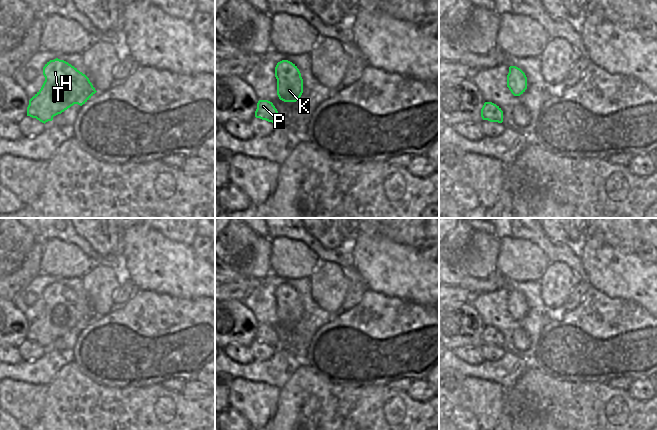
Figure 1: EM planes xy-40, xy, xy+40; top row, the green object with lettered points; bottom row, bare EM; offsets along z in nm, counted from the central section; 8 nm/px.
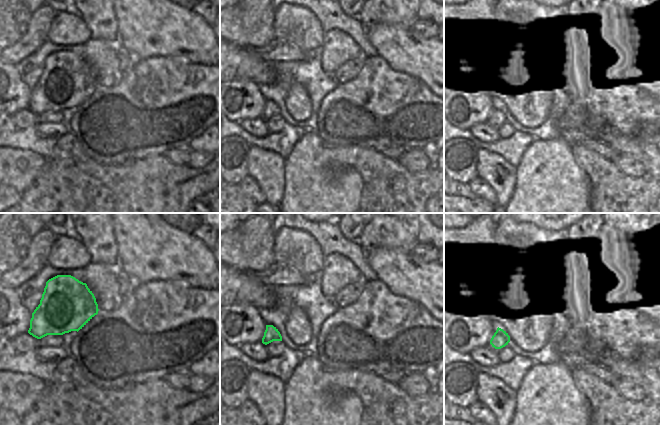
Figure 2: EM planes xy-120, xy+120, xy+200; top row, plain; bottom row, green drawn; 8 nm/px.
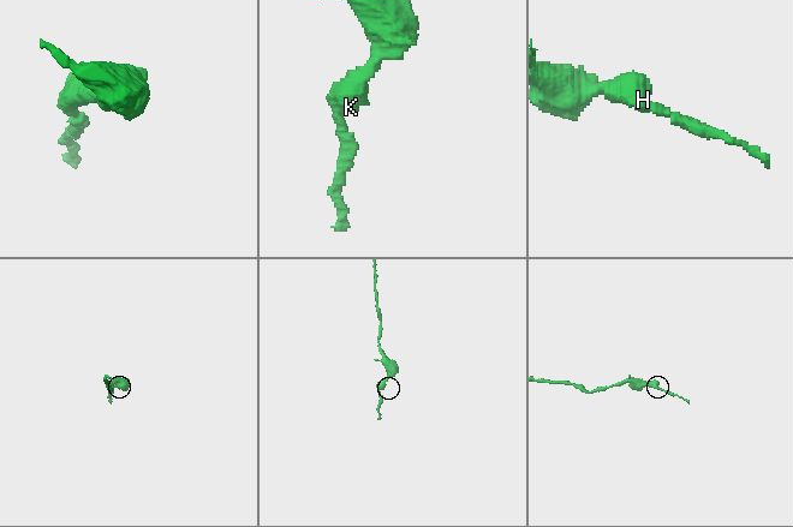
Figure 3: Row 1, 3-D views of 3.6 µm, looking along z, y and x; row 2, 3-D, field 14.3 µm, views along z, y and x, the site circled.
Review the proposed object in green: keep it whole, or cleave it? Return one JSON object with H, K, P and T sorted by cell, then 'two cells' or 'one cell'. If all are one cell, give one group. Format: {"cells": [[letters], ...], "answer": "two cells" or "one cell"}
{"cells": [["H", "K", "P", "T"]], "answer": "one cell"}

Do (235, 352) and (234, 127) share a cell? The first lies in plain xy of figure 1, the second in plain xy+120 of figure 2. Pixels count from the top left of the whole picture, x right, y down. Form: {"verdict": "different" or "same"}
{"verdict": "different"}

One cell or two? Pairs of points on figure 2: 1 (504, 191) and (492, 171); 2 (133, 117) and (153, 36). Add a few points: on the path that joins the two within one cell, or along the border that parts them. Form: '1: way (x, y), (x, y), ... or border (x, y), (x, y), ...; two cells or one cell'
1: way (501, 186), (496, 180), (496, 176); one cell
2: border (171, 56), (151, 56), (137, 59); two cells

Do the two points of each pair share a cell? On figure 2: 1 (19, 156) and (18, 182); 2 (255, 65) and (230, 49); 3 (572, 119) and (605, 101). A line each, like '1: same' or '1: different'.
1: same
2: same
3: same

